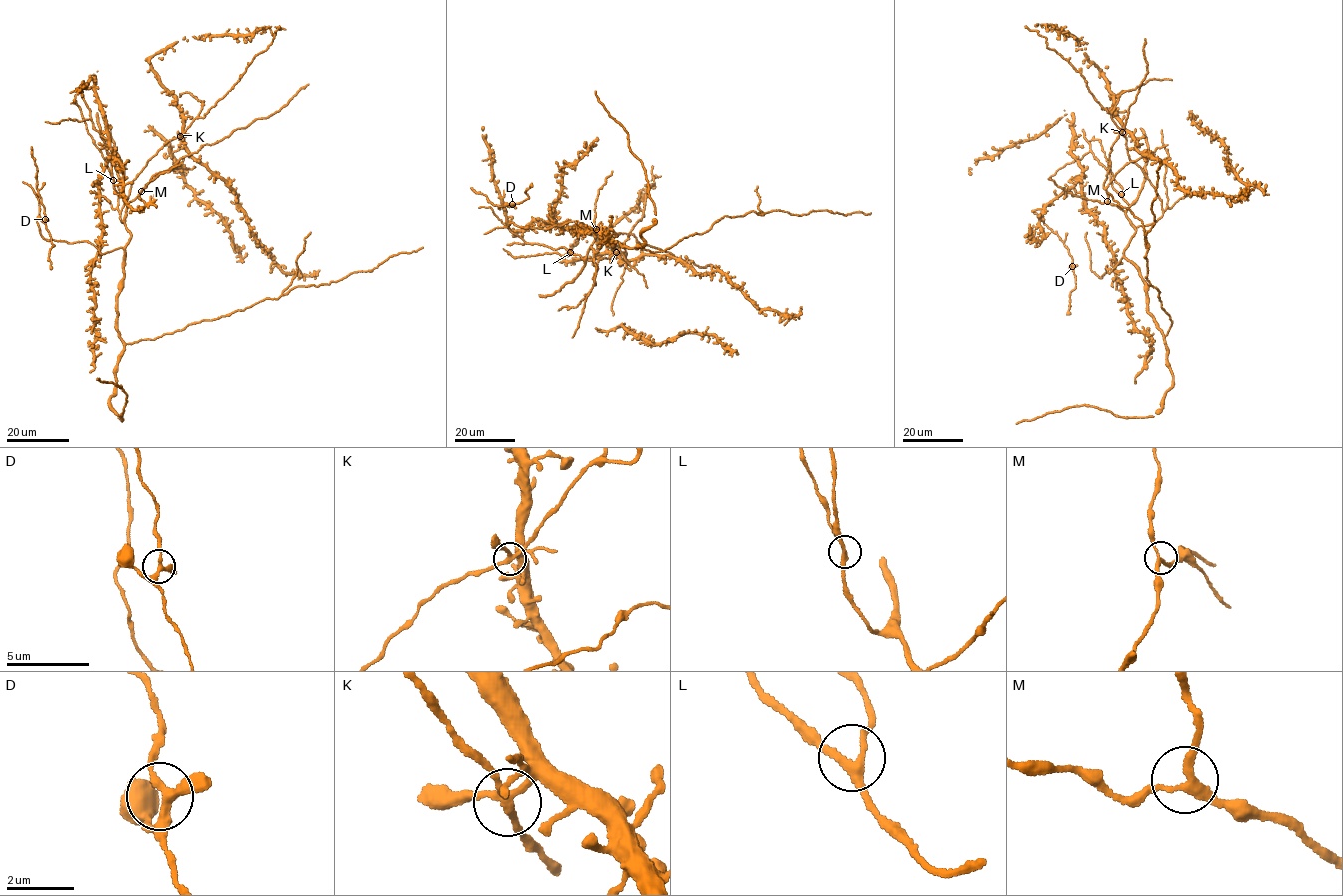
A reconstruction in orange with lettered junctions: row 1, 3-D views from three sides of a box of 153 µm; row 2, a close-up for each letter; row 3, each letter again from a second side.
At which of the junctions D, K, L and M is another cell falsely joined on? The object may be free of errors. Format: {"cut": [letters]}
{"cut": []}

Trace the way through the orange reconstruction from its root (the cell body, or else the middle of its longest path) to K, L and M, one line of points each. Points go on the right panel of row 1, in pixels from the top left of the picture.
K: (1135, 234), (1137, 227), (1153, 224), (1163, 215), (1163, 210), (1155, 187), (1140, 167), (1131, 162), (1122, 132)
L: (1135, 234), (1125, 214), (1125, 210), (1133, 204), (1127, 203), (1121, 194)
M: (1135, 234), (1134, 227), (1124, 211), (1107, 201)

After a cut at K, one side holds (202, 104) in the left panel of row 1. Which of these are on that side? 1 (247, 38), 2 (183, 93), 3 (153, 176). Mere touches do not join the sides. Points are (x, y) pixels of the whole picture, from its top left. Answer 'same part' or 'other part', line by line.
1: other part
2: same part
3: other part

